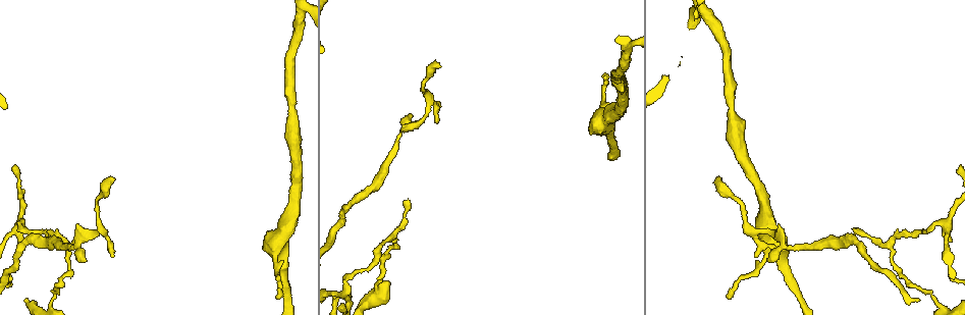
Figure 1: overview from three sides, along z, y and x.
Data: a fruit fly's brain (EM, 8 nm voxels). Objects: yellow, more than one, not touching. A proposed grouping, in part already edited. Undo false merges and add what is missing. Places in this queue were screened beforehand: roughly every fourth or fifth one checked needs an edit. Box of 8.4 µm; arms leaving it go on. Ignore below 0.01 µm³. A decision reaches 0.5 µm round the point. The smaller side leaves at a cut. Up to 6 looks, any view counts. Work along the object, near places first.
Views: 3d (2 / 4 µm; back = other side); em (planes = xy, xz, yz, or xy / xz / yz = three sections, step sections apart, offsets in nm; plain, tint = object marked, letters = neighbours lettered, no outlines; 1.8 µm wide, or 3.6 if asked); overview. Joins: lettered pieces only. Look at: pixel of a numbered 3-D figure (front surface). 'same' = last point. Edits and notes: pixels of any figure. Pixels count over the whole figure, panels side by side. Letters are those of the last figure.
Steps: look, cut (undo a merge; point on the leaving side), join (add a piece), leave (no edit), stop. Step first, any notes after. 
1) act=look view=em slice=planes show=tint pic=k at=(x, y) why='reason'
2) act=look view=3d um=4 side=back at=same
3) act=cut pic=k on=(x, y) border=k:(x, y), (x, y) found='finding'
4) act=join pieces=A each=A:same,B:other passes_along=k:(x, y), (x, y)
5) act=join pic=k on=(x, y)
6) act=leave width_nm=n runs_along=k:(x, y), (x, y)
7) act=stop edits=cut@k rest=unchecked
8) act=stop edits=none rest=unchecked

act=look view=em slice=planes show=letters pic=1 at=(85, 262) why='branch stops here'

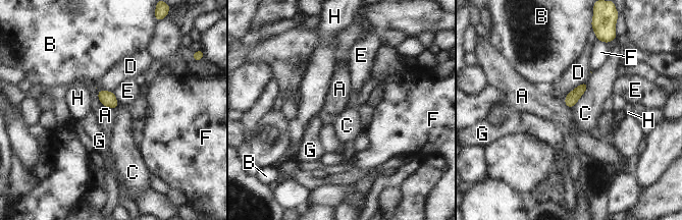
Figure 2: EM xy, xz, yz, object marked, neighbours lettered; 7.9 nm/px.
act=leave each=A:other,B:other,C:other,D:other,E:other,F:other,G:other,H:other found='no lettered piece goes on from it'

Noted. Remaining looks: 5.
act=look view=em slice=xz step=16 show=tint pic=1 at=(113, 179) why='free end'

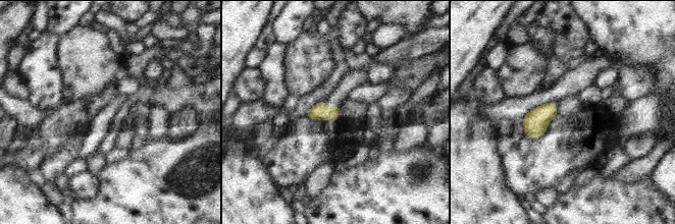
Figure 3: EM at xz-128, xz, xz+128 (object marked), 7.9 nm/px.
act=look view=em slice=planes show=letters at=same

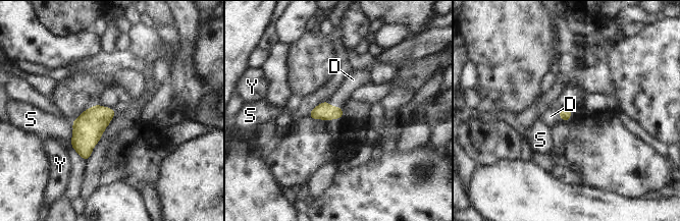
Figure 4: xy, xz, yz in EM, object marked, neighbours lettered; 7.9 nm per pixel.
act=join pic=4 on=(351, 81) longest_contact=S:170nm each=D:same,S:other,Y:other found='the neuron continues'

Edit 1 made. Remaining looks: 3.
act=look view=overview why='see it whole again'

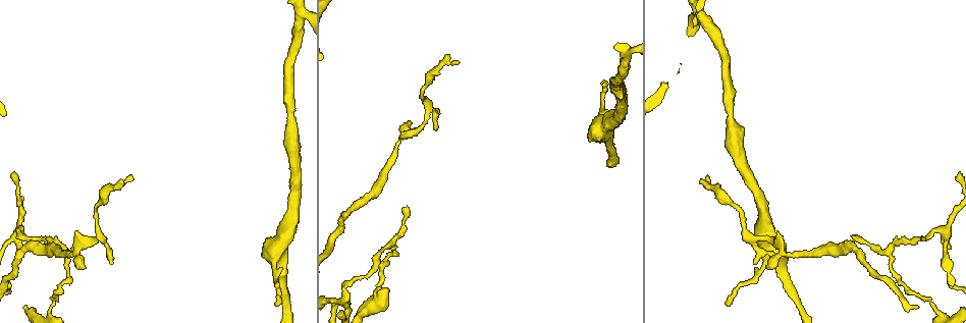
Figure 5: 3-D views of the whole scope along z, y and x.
act=look view=em slice=planes show=plain pic=5 at=(343, 298) why='arms part here'

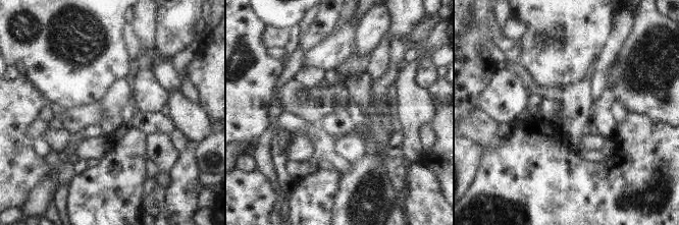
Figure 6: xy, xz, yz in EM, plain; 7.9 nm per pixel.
act=look view=em slice=planes show=letters at=same

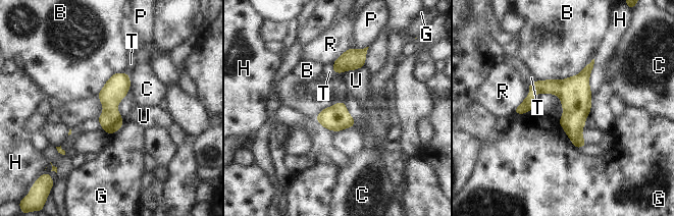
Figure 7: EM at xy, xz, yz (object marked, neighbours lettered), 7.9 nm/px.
act=cut pic=7 on=(527, 105) longest_contact=B:380nm each=B:other,C:other,G:other,H:other,P:other,R:other,T:other,U:other border=7:(530, 91), (534, 94) found='a second neuron is stuck on'

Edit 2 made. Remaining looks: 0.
act=stop edits=join@4,cut@7 rest=unchecked

